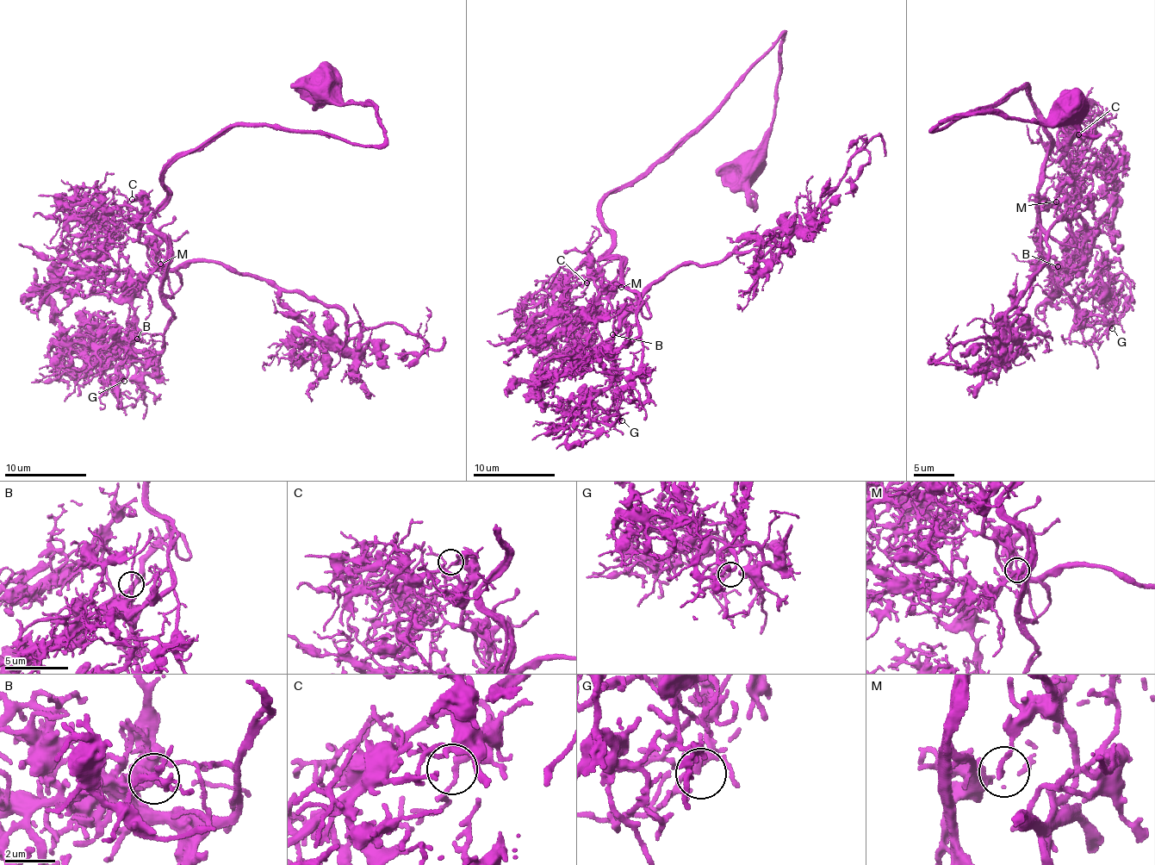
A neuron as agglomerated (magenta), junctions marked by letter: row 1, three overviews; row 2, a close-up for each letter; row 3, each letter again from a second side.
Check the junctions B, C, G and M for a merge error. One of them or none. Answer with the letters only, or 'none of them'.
B

